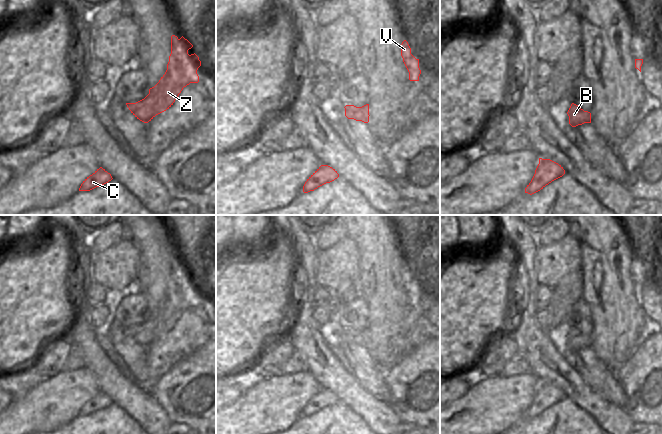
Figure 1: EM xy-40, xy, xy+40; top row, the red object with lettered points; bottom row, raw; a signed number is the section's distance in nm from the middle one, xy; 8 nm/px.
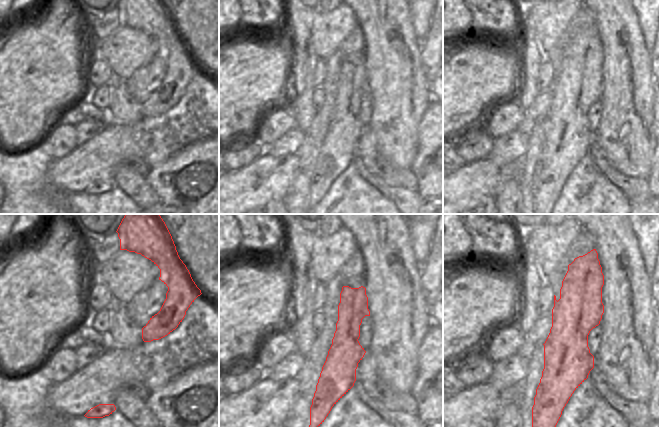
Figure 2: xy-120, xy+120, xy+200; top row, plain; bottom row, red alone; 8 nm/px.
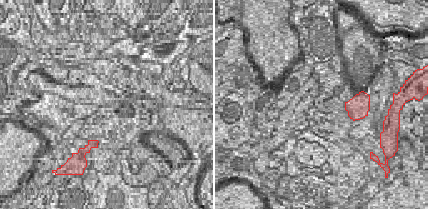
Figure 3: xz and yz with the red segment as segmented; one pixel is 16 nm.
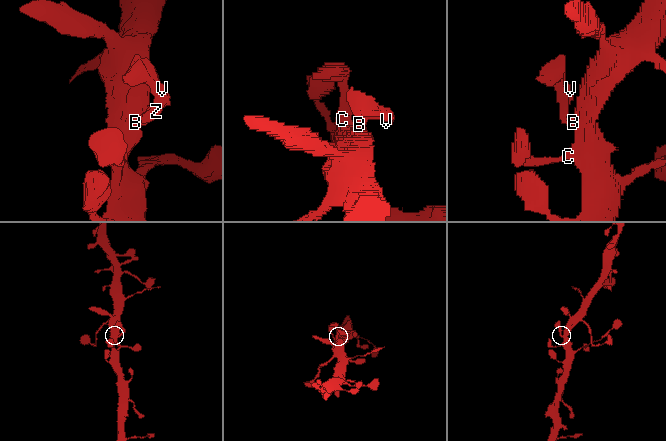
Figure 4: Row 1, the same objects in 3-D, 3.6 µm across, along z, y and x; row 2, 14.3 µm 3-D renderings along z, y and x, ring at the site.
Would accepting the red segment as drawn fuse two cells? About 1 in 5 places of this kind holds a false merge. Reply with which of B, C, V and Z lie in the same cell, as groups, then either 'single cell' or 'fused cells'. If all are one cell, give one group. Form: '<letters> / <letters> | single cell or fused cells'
B C V Z | single cell

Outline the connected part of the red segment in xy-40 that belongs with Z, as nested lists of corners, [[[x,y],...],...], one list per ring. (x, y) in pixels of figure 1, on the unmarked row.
[[[175,259],[171,260],[171,278],[165,298],[154,311],[149,313],[149,318],[144,323],[136,327],[126,327],[131,337],[137,343],[144,347],[148,347],[156,339],[169,333],[184,311],[190,307],[199,306],[197,294],[201,290],[201,285],[195,277],[191,279],[188,278],[188,274],[192,271],[193,269],[183,260],[180,263]]]

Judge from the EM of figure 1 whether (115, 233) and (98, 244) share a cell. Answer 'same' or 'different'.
same

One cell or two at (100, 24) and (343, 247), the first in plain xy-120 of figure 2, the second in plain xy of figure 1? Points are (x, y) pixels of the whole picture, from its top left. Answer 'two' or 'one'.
two

